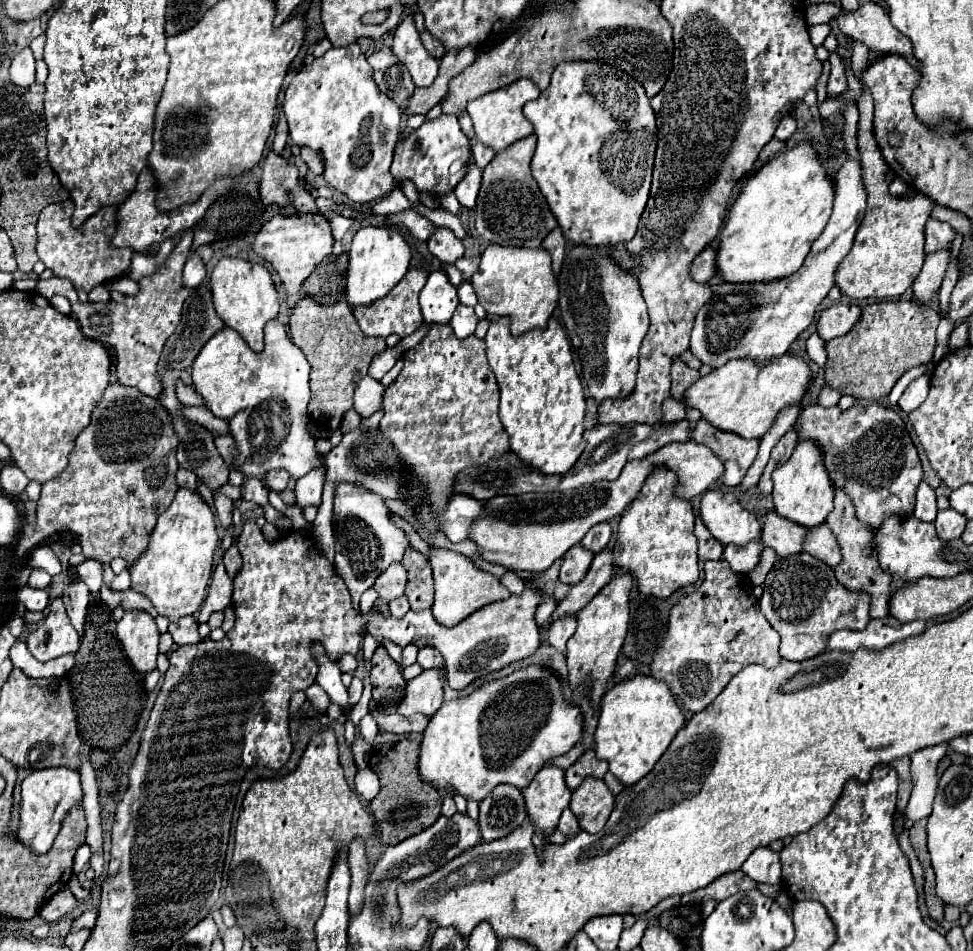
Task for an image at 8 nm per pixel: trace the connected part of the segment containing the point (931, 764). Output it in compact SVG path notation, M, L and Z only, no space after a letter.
M947 745L929 747L911 755L911 799L907 805L907 817L911 821L921 821L931 817L931 805L937 791L937 765L943 759Z

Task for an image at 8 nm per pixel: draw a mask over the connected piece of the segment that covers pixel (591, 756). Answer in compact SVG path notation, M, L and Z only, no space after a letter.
M587 749L587 751L577 759L577 763L573 763L573 765L565 771L565 783L567 783L567 787L569 787L571 791L575 791L575 789L581 785L581 781L583 781L585 777L589 777L589 775L603 779L603 775L607 773L607 769L609 769L607 761L597 759L595 751L593 751L593 749Z

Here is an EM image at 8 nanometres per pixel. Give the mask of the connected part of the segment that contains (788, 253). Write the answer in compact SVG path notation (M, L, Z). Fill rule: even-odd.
M799 143L797 147L773 157L749 177L749 181L729 207L725 225L719 233L719 249L715 257L717 275L727 283L767 283L779 277L793 275L803 265L811 243L825 229L833 209L833 199L833 183L825 177L825 165L815 155L809 143Z

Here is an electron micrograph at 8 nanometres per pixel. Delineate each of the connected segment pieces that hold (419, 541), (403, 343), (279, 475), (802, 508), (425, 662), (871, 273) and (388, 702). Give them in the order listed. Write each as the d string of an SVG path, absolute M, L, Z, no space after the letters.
M393 515L393 519L395 519L395 523L399 523L399 527L405 531L411 546L420 551L428 559L430 555L428 544L420 537L413 527L407 523L407 521L403 521L403 519L401 519L401 517L397 517L397 515Z
M421 325L415 333L411 333L411 335L407 335L407 337L403 337L395 347L387 347L385 351L381 351L381 353L377 353L375 357L373 357L373 361L371 361L371 367L369 367L369 375L373 377L373 379L377 379L377 381L381 381L383 379L383 375L401 359L401 355L407 351L407 349L411 349L411 347L415 347L421 339L423 339L423 335L427 333L427 329L429 329L429 325Z
M277 469L277 471L267 473L267 483L263 483L263 485L265 485L265 487L269 487L269 489L277 489L277 493L279 493L279 491L283 491L283 489L287 487L289 479L291 479L291 475L289 475L287 471Z
M797 443L791 459L787 465L775 469L773 475L773 503L777 515L803 525L803 527L817 527L819 523L825 523L827 515L833 511L833 497L835 487L831 487L831 481L827 479L827 471L823 471L823 463L819 463L819 451L811 447L811 443Z
M431 647L419 649L417 663L427 671L427 669L441 669L443 667L443 657L437 651L431 651Z
M853 41L851 66L854 75L861 83L861 97L857 103L861 113L857 141L859 141L859 153L861 153L863 185L867 191L867 211L857 229L851 251L845 255L845 259L839 263L839 269L835 271L835 285L851 299L899 297L913 285L925 261L923 223L929 219L929 213L933 207L933 201L921 193L913 199L901 199L901 197L889 195L889 183L885 181L885 173L889 171L889 167L871 133L873 99L862 81L863 72L868 66L869 52L870 49L865 44Z
M377 647L373 653L373 669L371 669L371 685L373 685L373 701L379 713L395 713L407 681L403 679L397 663L389 657L385 647Z

